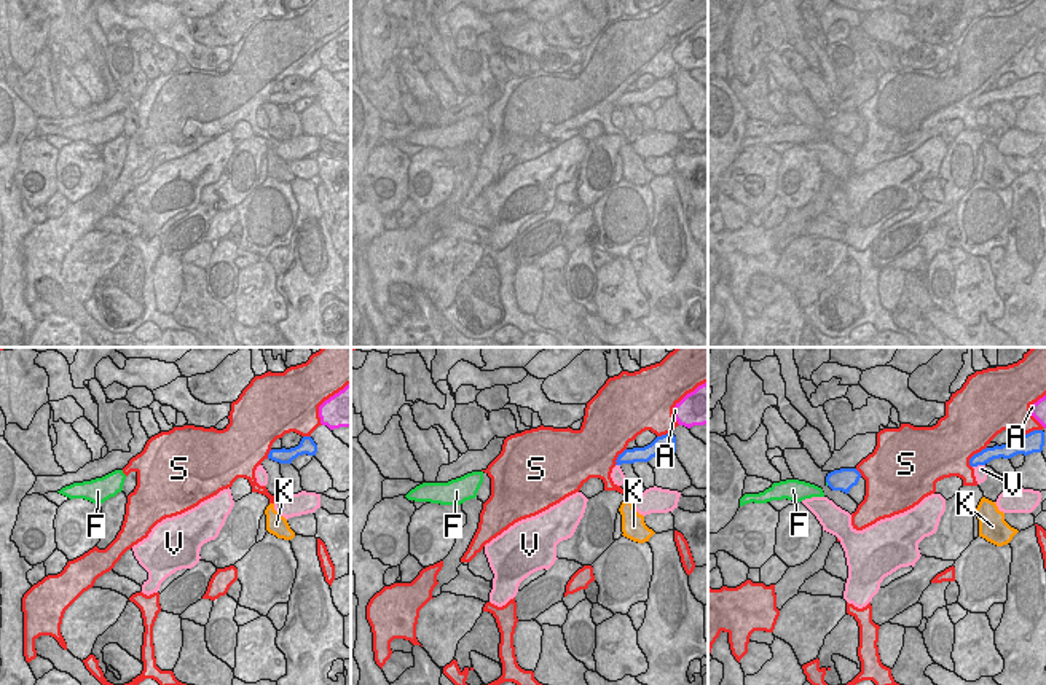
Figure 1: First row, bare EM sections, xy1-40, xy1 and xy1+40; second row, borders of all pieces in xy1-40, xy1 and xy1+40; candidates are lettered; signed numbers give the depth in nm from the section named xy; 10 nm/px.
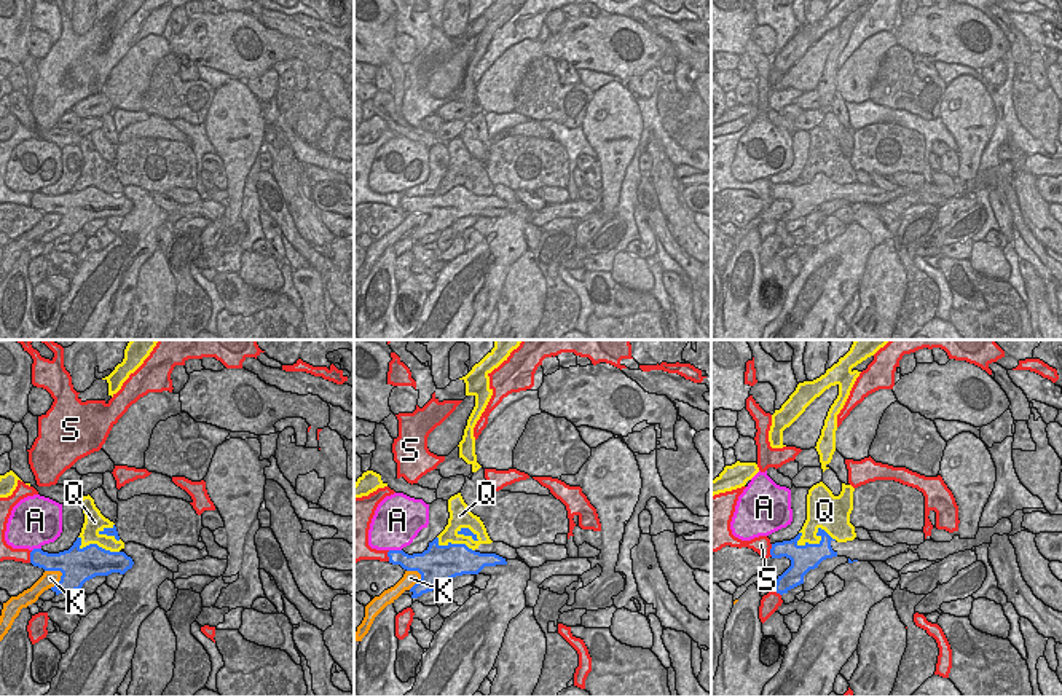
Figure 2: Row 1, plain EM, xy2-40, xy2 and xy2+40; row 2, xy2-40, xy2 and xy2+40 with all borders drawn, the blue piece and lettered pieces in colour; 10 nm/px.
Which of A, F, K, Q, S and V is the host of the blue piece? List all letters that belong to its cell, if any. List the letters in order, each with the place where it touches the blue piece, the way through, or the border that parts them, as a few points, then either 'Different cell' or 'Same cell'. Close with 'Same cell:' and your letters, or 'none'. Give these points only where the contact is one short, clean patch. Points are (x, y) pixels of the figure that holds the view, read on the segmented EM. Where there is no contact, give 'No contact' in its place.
A: Touches blue at xy2 (396, 551). Boundary: xy2 (389, 549), (401, 551). Different cell
F: Touches blue at xy1+40 (826, 481). Path across: xy1+40 (842, 480), (826, 481), (826, 483). Same cell
K: Touches blue at xy2-40 (61, 579). Different cell
Q: Touches blue at xy2+40 (822, 538). Different cell
S: Touches blue at xy1+40 (1030, 432). Different cell
V: Touches blue at xy1+40 (978, 464). Different cell
Same cell: F.

